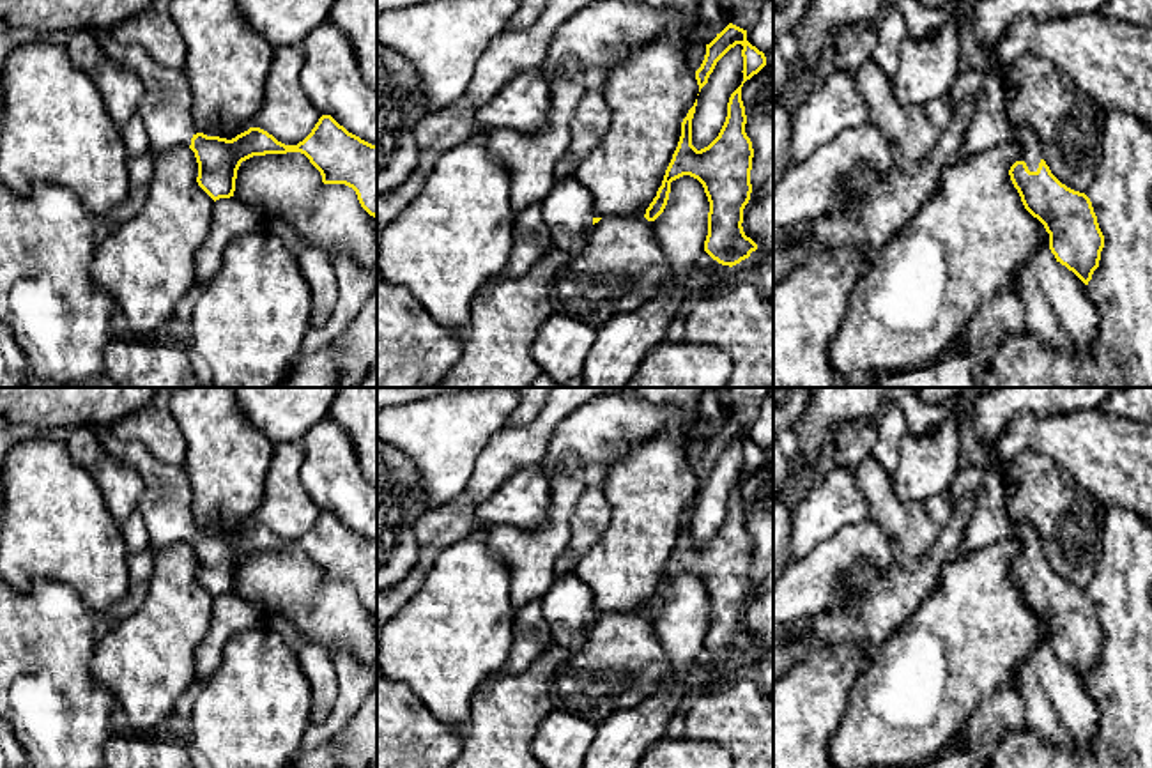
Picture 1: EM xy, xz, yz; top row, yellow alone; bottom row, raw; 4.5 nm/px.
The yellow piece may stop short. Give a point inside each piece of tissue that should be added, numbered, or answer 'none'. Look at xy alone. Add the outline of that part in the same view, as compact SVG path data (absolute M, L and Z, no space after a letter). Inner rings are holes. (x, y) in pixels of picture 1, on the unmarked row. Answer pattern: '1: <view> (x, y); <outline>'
1: xy (167, 508); M88 425L101 448L119 462L133 467L145 483L140 506L152 549L189 543L198 529L191 508L191 490L182 465L157 460L142 442L117 439L110 426Z

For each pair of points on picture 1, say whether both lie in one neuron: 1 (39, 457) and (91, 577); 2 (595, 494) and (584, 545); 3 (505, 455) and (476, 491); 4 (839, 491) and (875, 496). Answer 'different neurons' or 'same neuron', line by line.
1: same neuron
2: same neuron
3: same neuron
4: different neurons

